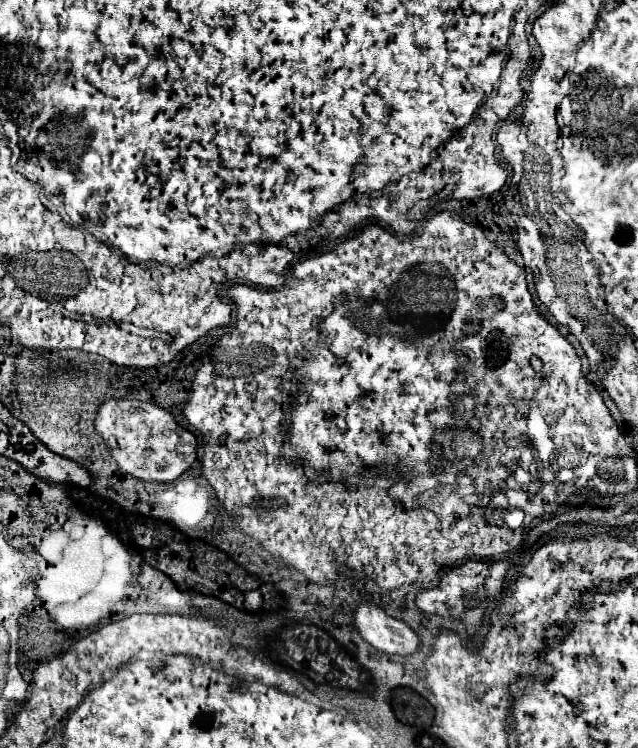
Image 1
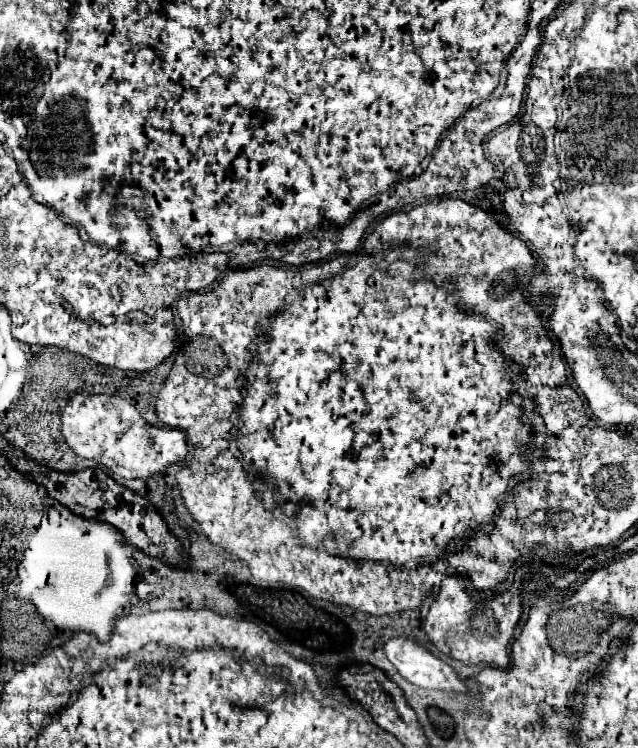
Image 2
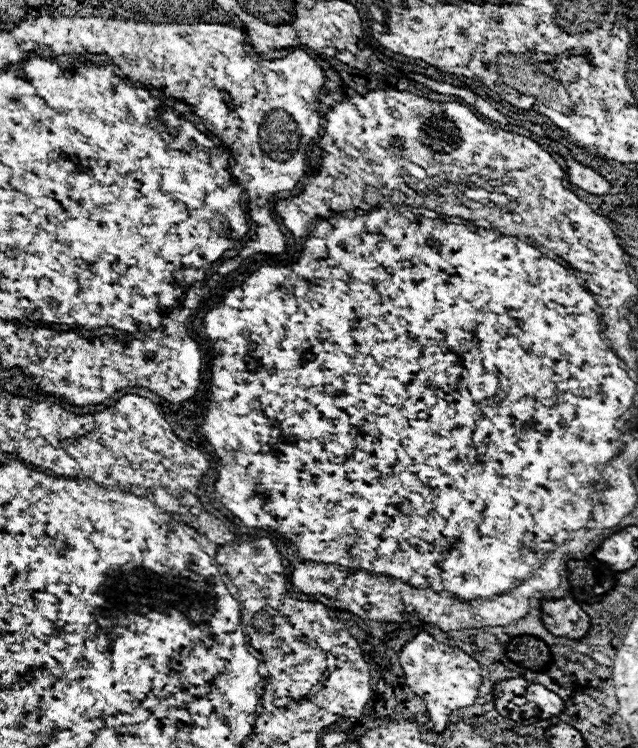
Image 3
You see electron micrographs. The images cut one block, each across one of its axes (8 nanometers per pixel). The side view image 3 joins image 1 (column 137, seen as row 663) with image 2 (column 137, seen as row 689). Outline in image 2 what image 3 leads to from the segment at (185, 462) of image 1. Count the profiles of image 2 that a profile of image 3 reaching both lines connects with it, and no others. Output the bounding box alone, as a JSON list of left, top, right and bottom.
[62,396,188,480]

